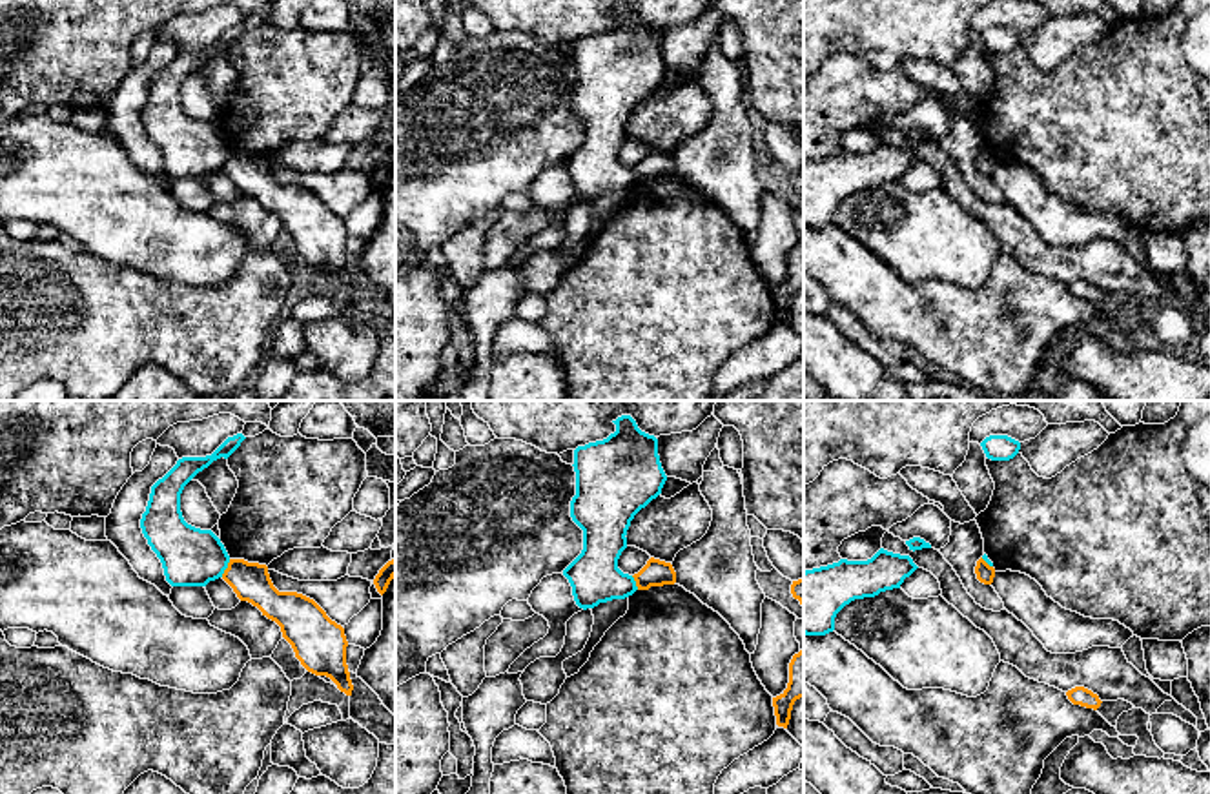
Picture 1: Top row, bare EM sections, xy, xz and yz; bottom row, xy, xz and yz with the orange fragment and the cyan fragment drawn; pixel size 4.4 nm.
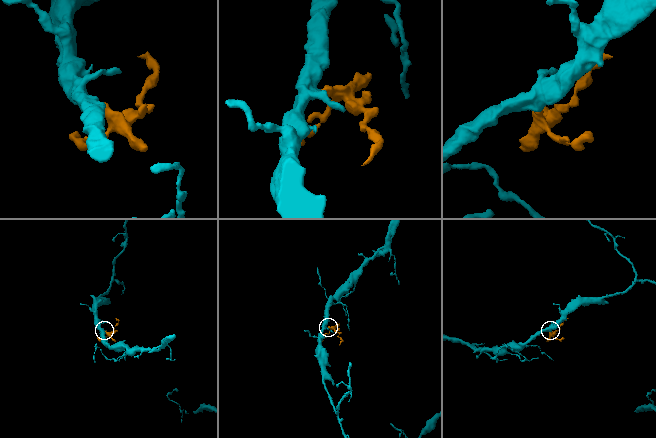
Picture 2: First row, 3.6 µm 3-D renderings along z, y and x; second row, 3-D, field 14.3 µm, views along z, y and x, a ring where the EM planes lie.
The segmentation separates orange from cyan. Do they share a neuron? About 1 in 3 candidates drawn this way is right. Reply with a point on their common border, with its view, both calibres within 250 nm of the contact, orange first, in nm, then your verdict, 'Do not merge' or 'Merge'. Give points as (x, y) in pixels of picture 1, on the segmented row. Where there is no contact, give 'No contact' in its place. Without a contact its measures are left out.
Touches orange at xy (226, 569). Thickness 170 nm (orange) against 260 nm. Do not merge

